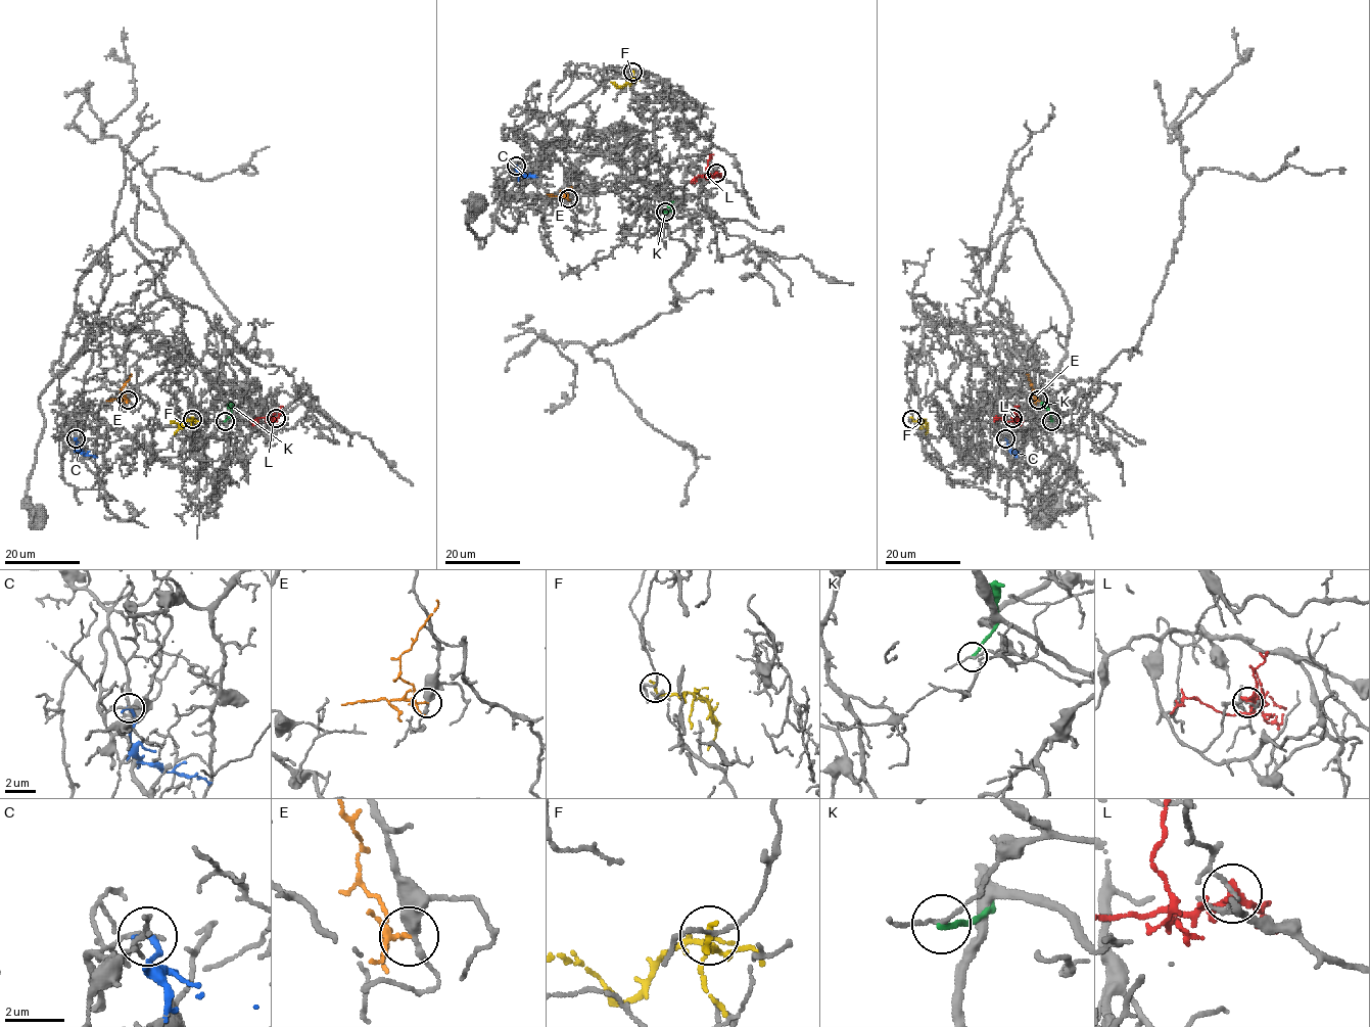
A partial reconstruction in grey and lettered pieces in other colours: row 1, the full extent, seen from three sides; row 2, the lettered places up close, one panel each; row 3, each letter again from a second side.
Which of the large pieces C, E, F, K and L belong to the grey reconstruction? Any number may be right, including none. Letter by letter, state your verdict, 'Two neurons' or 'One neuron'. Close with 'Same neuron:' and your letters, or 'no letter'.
C: Two neurons
E: Two neurons
F: Two neurons
K: Two neurons
L: Two neurons
Same neuron: no letter

